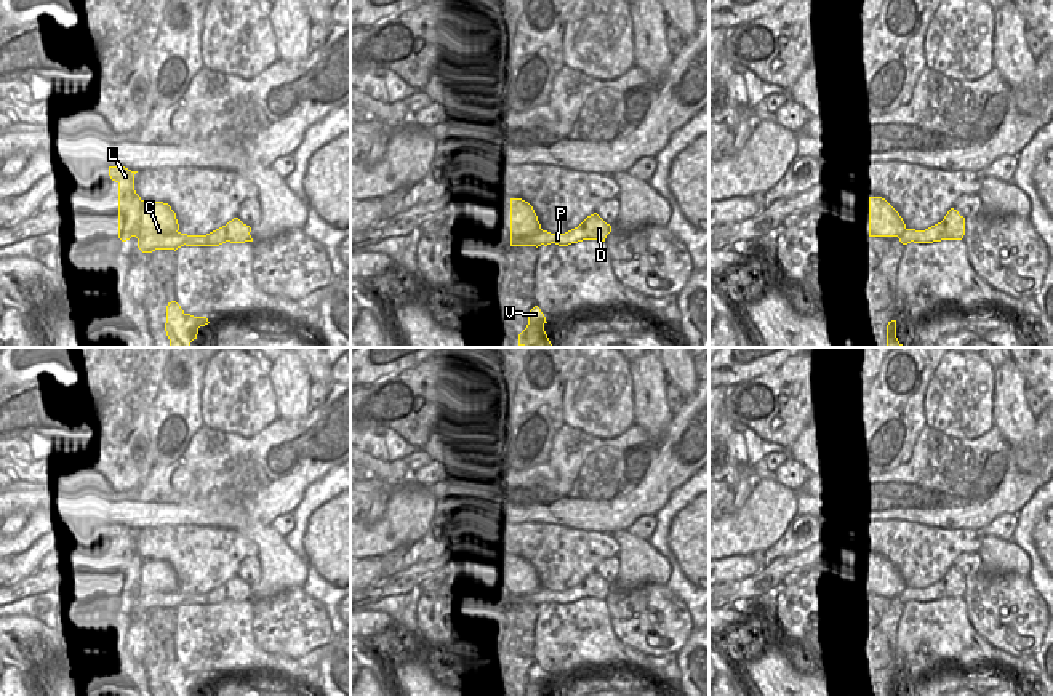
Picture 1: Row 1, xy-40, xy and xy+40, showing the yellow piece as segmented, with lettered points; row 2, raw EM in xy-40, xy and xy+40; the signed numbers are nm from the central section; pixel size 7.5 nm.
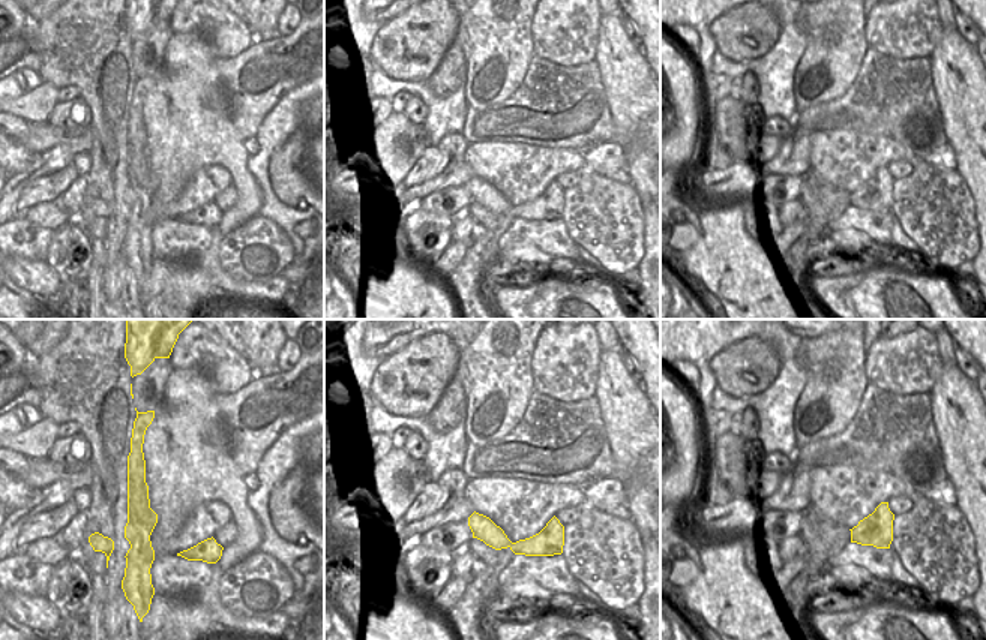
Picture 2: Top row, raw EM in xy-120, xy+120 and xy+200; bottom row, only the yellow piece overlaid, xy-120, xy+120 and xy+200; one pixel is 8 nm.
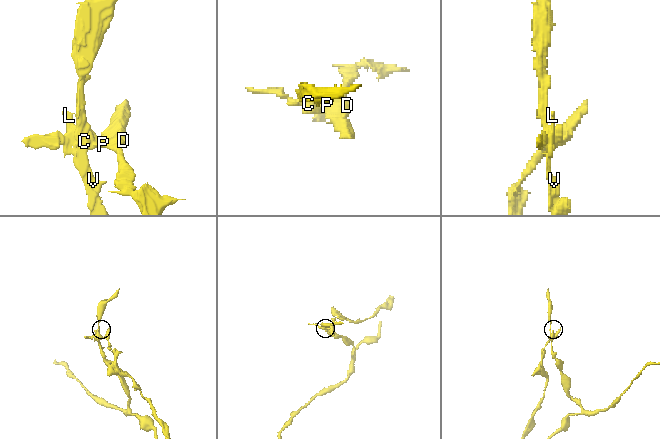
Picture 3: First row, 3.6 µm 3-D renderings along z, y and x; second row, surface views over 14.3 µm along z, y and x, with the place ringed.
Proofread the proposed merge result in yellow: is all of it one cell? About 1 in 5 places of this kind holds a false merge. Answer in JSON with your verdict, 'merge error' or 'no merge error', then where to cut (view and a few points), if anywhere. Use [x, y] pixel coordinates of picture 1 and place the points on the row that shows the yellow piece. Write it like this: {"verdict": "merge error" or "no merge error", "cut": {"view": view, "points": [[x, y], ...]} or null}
{"verdict": "merge error", "cut": {"view": "xy", "points": [[541, 229], [535, 239], [540, 245]]}}

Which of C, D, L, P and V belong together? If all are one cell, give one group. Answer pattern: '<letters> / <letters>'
C L V / D P

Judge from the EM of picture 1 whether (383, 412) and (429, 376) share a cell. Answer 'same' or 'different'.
same

